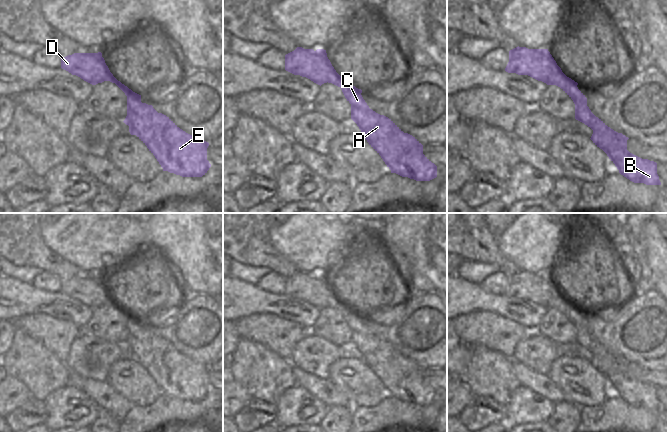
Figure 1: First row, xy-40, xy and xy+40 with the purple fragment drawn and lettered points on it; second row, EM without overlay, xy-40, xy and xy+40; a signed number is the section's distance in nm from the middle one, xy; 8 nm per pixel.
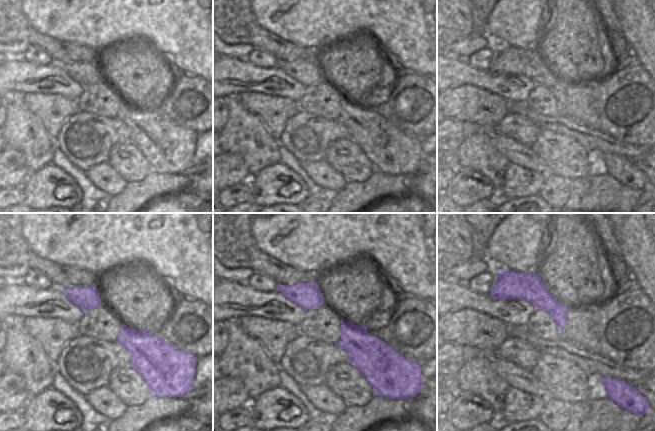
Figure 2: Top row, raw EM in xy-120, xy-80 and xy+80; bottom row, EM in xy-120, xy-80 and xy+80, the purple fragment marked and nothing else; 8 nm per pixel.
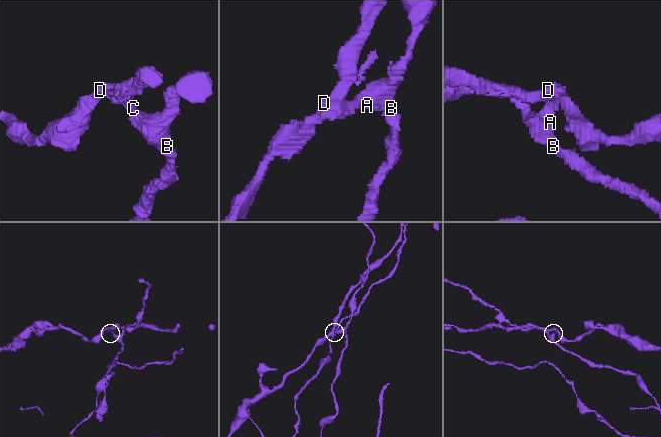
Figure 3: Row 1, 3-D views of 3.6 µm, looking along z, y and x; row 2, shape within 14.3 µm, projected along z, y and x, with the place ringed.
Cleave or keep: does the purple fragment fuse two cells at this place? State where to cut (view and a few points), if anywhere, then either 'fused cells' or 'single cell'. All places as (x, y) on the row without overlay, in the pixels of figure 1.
xy+40 (556, 287), (552, 291), (548, 308) | fused cells

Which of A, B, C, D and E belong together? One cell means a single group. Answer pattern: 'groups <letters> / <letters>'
groups A B C E / D

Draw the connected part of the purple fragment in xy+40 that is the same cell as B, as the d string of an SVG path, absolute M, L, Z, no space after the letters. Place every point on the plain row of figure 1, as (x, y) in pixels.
M556 288L549 300L549 309L560 311L575 328L575 343L593 354L591 364L602 373L615 388L619 397L634 407L661 409L657 398L657 387L642 383L627 374L627 364L622 357L608 351L587 330L587 322L578 313L578 307L567 301Z

